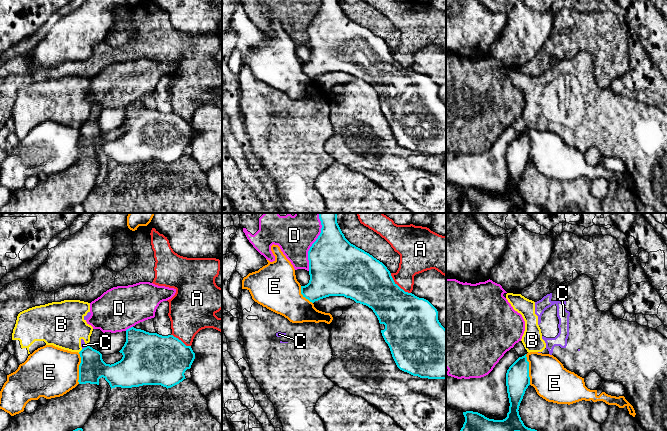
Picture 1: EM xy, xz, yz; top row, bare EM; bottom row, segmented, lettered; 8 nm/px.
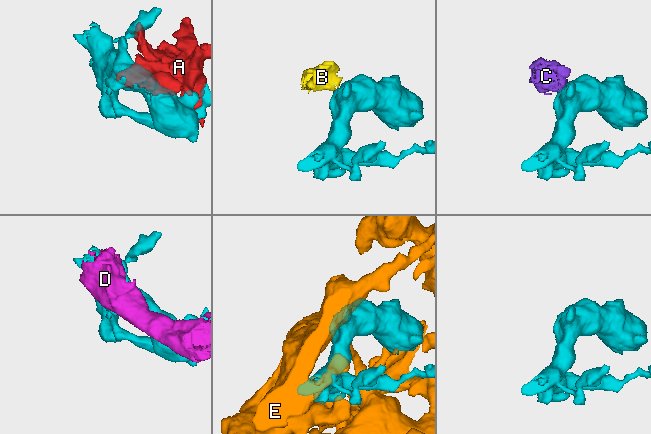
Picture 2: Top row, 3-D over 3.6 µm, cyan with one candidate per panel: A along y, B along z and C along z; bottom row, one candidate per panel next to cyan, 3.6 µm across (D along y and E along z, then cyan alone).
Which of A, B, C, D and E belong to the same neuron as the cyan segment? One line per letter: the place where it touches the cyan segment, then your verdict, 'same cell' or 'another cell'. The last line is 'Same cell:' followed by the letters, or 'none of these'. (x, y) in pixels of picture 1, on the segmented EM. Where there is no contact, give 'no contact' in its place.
A: meets cyan in xz at (397, 285); another cell
B: meets cyan in xy at (81, 350); another cell
C: meets cyan in xy at (85, 347); another cell
D: meets cyan in xz at (314, 242); another cell
E: meets cyan in xy at (79, 368); same cell
Same cell: E

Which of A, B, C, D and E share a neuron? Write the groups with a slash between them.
A / B C / D / E

